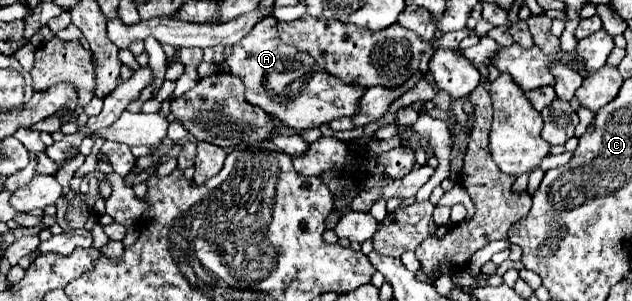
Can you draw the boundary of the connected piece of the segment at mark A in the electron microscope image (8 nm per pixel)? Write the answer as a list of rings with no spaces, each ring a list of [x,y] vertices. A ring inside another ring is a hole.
[[[272,16],[258,22],[252,32],[234,46],[226,63],[232,74],[244,82],[246,100],[250,104],[278,116],[286,126],[296,130],[310,126],[318,128],[334,118],[352,116],[354,108],[358,108],[358,96],[364,92],[364,88],[344,84],[328,72],[322,72],[314,64],[312,56],[282,44],[276,34],[276,18]]]

